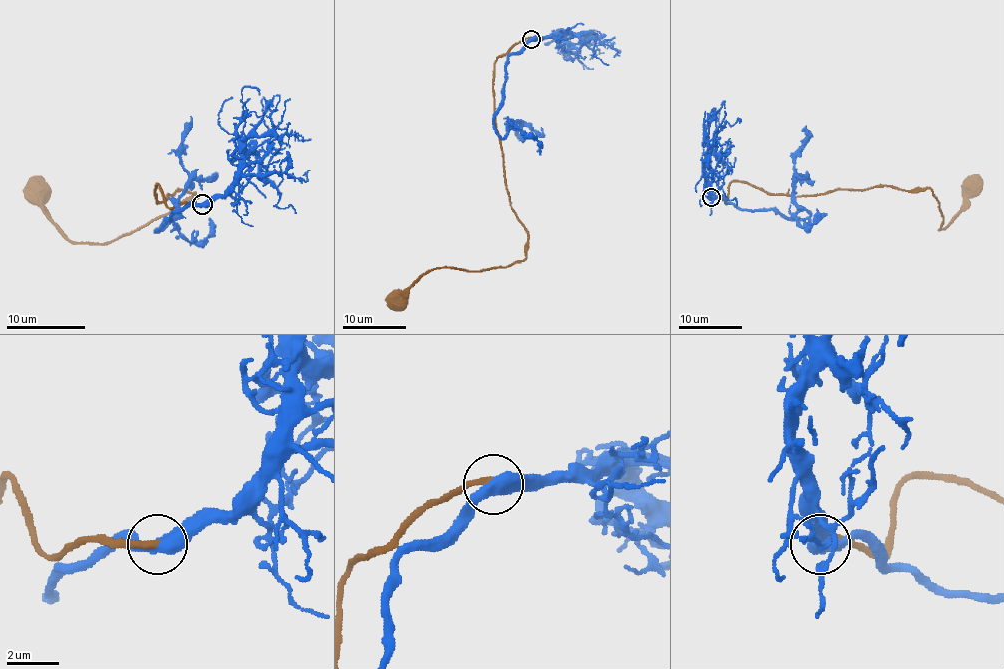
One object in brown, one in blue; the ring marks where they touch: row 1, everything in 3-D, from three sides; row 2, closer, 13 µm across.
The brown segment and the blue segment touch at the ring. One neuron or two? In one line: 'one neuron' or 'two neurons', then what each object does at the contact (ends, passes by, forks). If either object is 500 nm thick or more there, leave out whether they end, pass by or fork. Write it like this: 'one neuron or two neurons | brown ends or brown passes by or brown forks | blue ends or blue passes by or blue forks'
one neuron | brown ends | blue passes by

